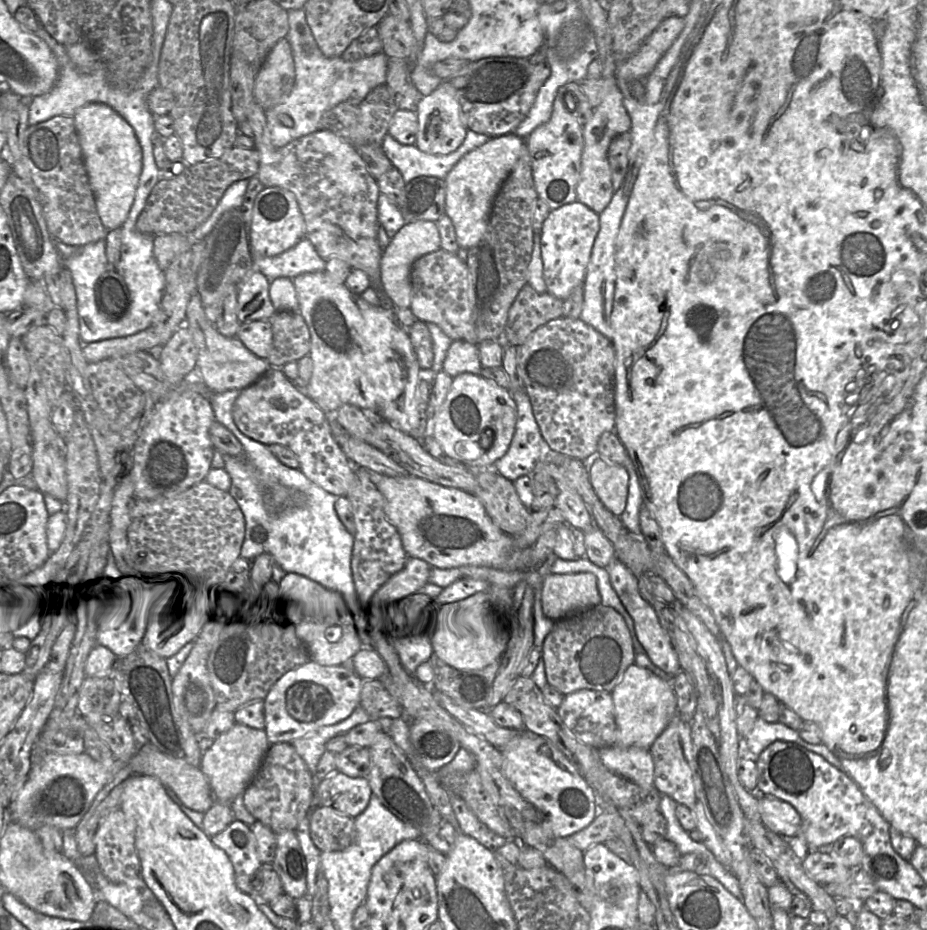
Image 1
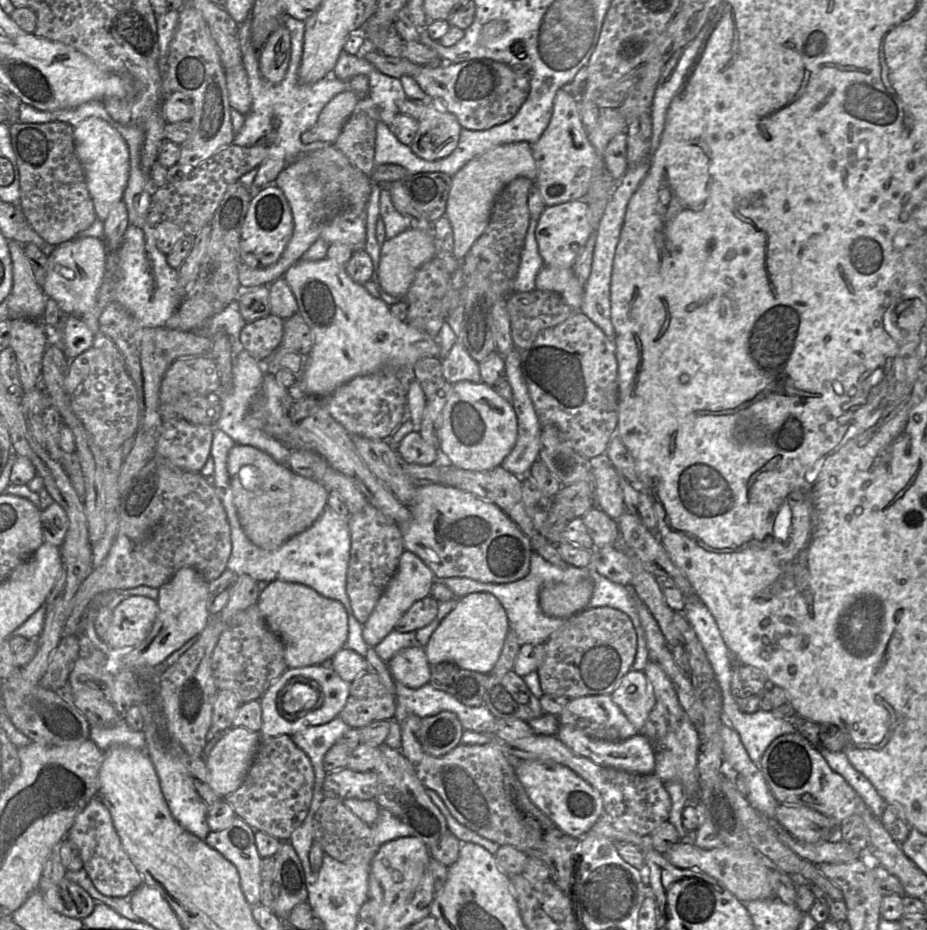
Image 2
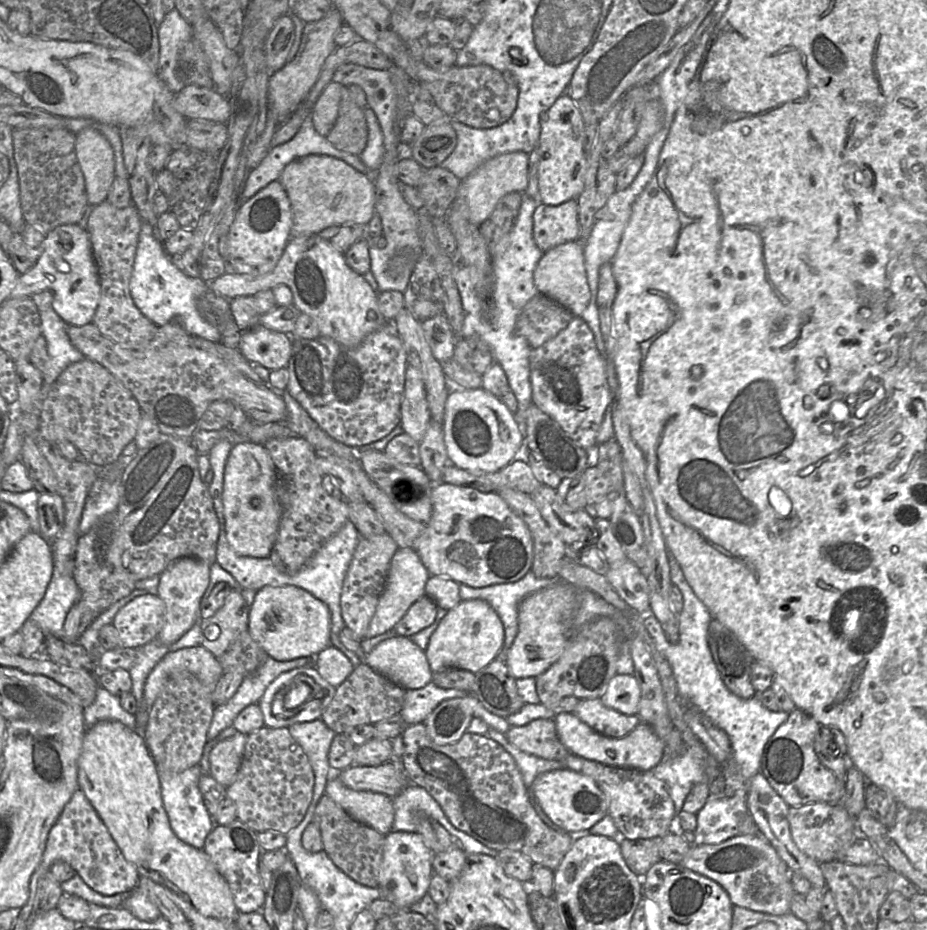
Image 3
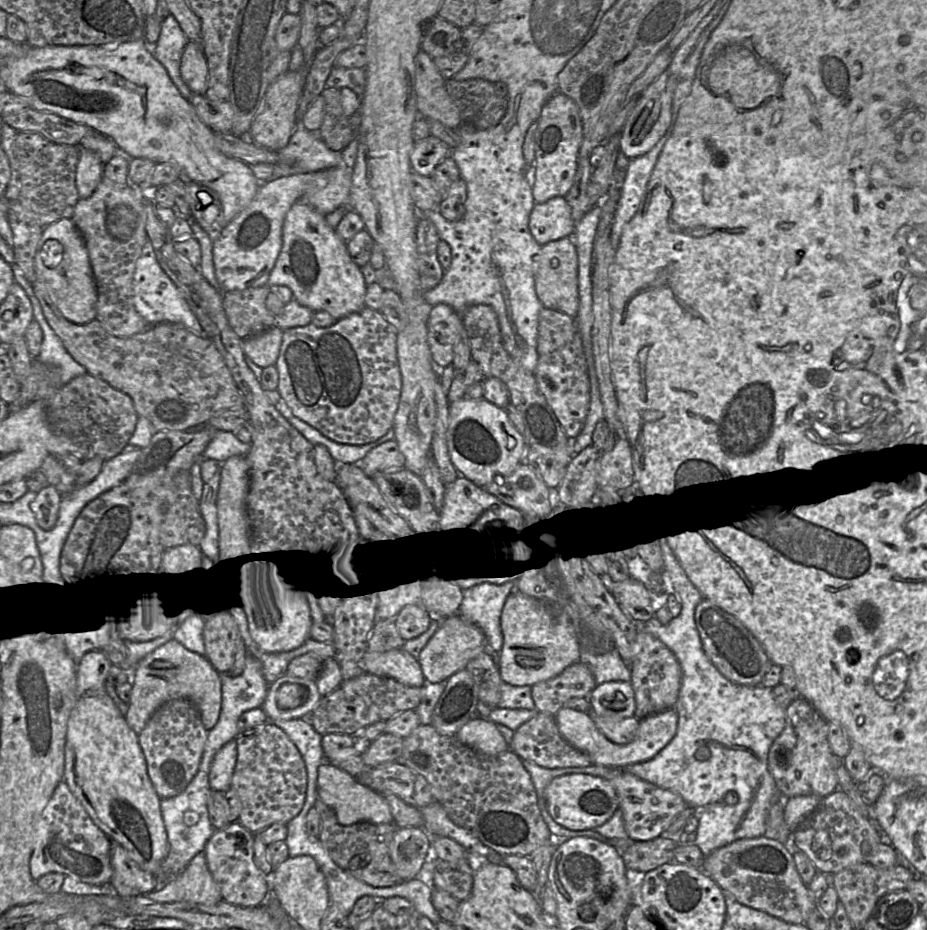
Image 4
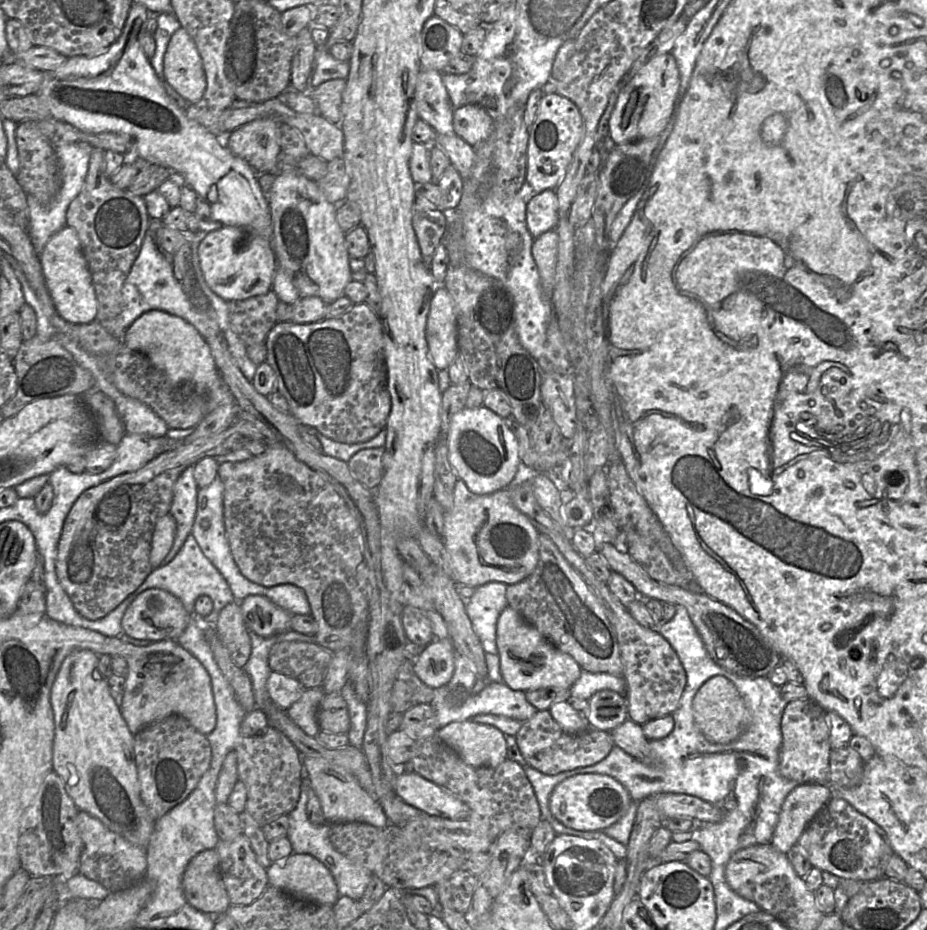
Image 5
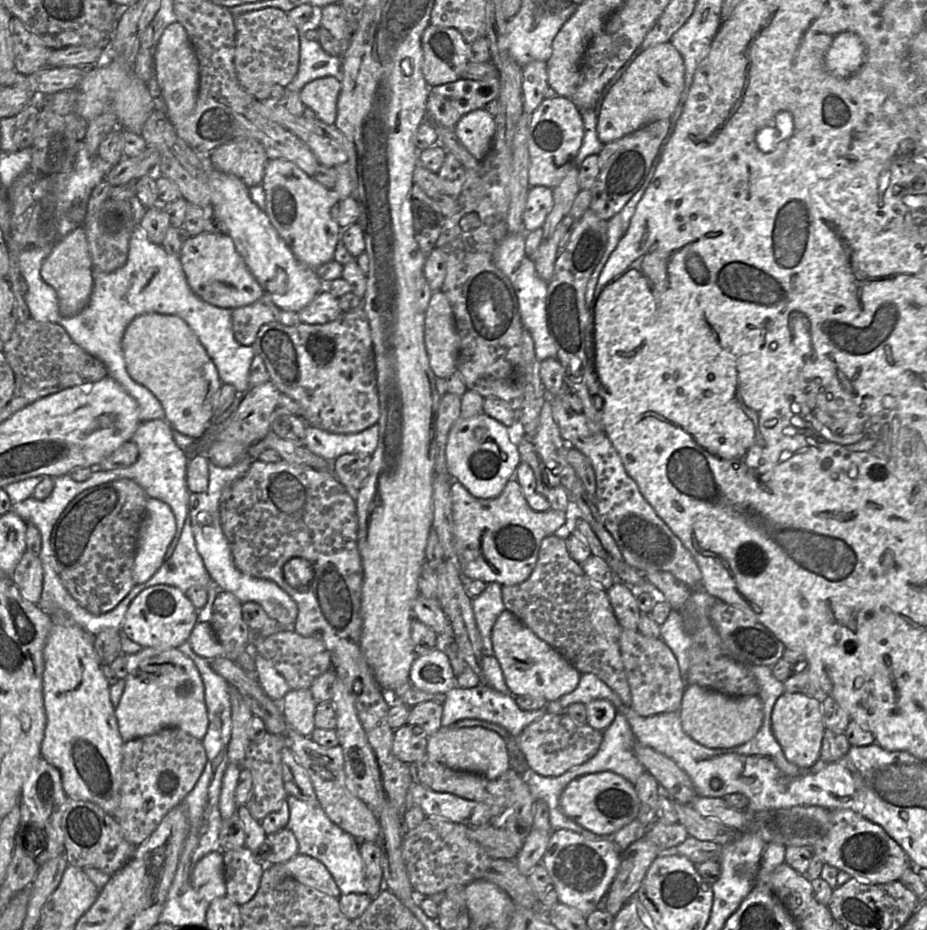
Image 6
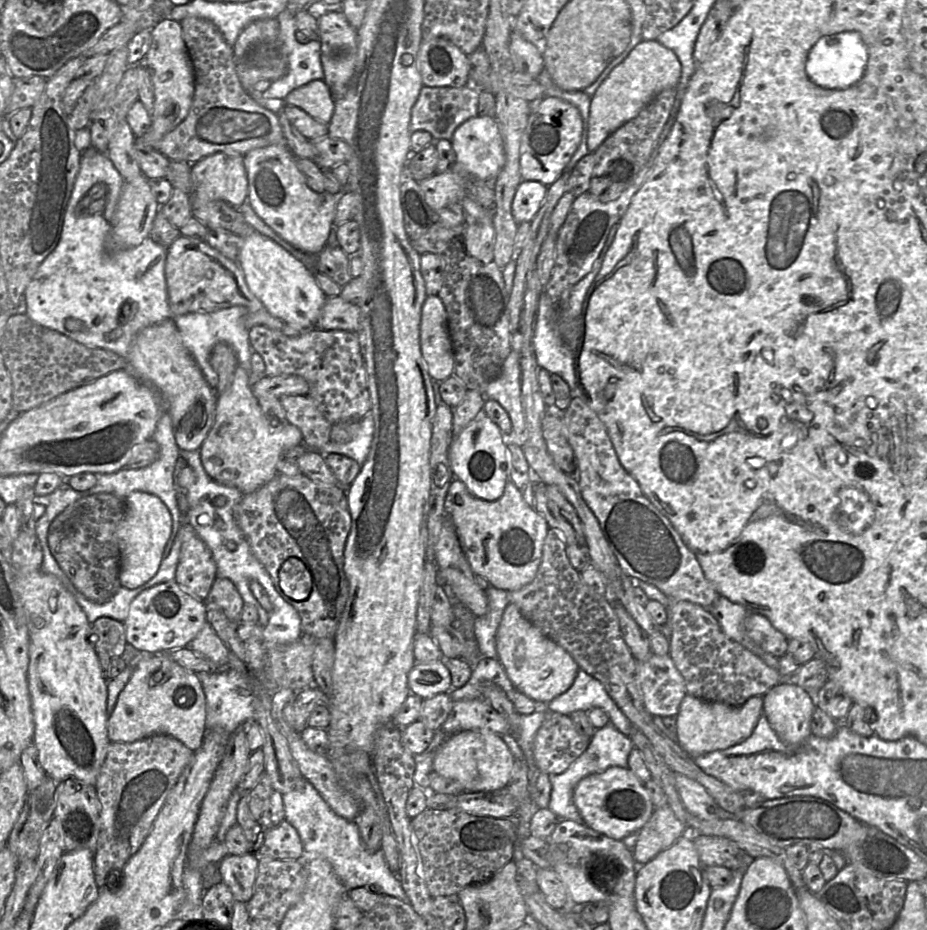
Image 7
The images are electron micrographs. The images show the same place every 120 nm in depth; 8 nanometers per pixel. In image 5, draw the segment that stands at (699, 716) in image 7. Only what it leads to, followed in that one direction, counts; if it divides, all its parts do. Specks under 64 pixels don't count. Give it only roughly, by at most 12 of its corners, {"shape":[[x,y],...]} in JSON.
{"shape":[[724,676],[696,692],[693,719],[711,743],[735,741],[751,713]]}

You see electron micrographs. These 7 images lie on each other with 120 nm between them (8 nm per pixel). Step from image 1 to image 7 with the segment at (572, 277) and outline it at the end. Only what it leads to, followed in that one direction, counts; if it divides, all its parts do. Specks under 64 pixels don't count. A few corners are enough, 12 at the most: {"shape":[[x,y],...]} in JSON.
{"shape":[[521,181],[512,202],[518,225],[534,219],[548,186]]}

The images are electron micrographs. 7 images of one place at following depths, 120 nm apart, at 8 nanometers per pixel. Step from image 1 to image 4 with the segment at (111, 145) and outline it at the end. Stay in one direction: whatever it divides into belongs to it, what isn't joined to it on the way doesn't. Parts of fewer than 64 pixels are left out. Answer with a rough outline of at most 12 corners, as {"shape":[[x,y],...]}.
{"shape":[[79,148],[75,181],[81,199],[103,178],[96,152]]}

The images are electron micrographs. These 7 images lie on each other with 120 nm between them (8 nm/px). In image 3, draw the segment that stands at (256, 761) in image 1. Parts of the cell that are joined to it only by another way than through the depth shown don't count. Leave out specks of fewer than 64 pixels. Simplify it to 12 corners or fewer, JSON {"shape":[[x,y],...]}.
{"shape":[[236,733],[210,753],[210,775],[230,786],[240,768],[247,735]]}

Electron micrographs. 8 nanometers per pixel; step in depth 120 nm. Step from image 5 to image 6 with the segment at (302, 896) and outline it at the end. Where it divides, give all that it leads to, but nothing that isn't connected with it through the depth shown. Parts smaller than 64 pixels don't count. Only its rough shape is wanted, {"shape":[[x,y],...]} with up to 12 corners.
{"shape":[[298,853],[283,864],[298,882],[339,898],[324,864]]}

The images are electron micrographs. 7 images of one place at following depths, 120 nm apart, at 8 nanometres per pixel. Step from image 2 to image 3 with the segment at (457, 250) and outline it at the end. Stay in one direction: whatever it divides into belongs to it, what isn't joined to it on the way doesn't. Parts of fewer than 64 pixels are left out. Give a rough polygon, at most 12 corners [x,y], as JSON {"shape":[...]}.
{"shape":[[529,154],[495,156],[461,181],[457,198],[480,226],[510,192],[524,193]]}

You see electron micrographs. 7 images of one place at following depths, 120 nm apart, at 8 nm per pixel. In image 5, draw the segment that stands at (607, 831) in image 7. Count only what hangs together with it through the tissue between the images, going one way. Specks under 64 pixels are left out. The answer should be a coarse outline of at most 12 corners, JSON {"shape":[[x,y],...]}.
{"shape":[[616,779],[560,782],[549,808],[565,827],[603,831],[632,802]]}

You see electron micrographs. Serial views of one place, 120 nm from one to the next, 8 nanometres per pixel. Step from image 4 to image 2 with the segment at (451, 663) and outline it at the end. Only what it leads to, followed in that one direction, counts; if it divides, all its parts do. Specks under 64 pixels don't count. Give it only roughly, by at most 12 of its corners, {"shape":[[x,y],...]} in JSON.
{"shape":[[489,592],[458,598],[430,665],[490,674],[510,630]]}

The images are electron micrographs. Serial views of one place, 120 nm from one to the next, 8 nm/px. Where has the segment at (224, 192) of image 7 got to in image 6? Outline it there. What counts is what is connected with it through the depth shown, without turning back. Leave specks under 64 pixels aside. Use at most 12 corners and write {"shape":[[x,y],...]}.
{"shape":[[253,138],[208,155],[215,169],[261,184],[269,160]]}

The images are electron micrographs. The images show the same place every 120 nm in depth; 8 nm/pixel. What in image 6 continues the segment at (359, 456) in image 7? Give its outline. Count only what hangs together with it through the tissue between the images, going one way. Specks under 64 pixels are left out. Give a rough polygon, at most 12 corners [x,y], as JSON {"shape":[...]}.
{"shape":[[377,424],[353,434],[307,425],[303,445],[327,461],[372,455]]}

